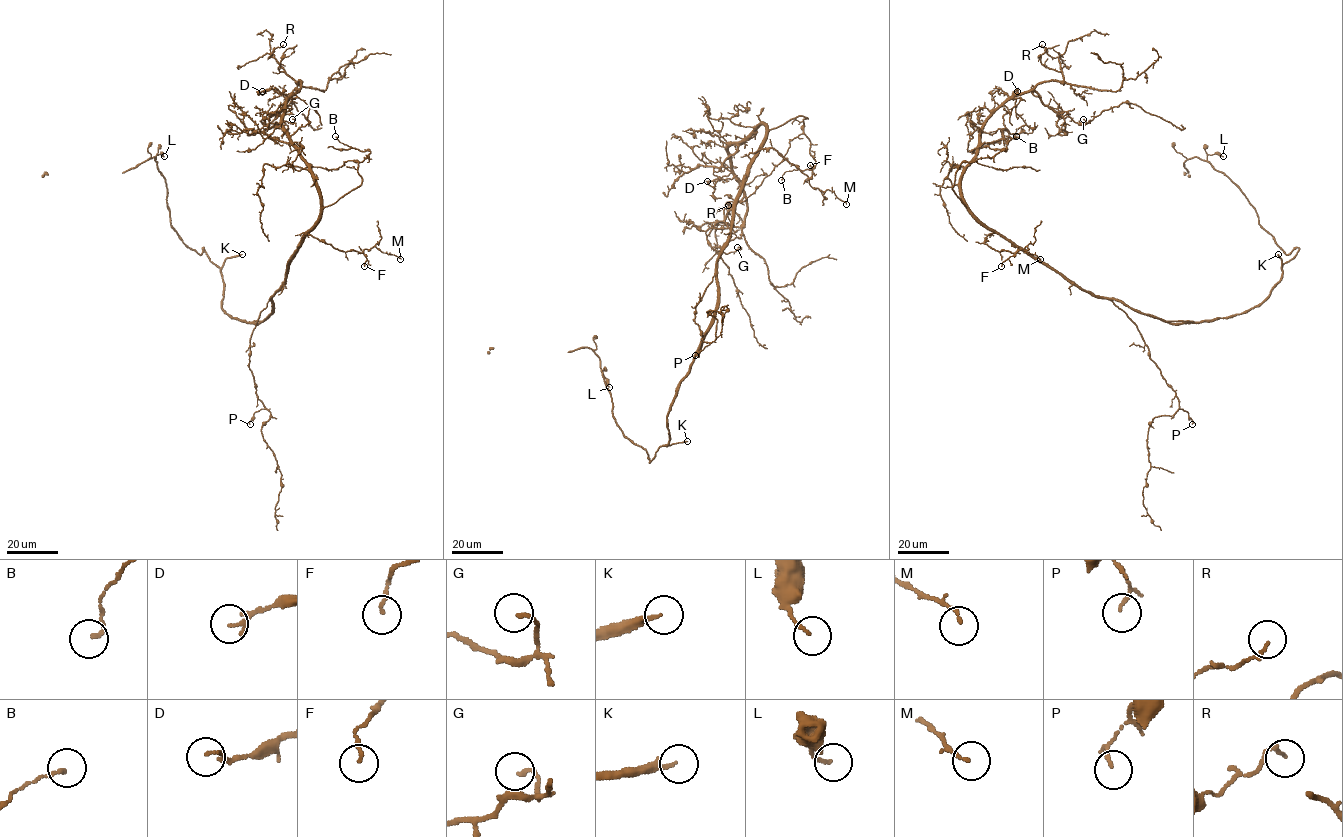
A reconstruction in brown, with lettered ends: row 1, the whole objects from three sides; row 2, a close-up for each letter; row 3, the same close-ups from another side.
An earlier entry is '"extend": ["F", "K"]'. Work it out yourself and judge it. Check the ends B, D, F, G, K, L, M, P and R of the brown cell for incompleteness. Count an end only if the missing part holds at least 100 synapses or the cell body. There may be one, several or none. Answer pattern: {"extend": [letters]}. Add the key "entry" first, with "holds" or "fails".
{"entry": "fails", "extend": ["K"]}

